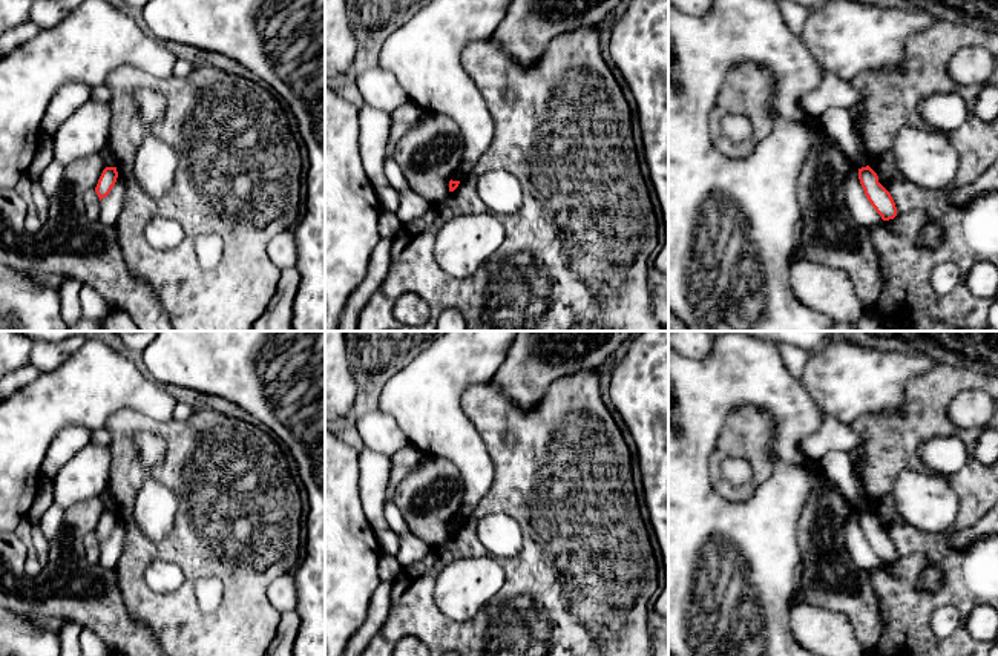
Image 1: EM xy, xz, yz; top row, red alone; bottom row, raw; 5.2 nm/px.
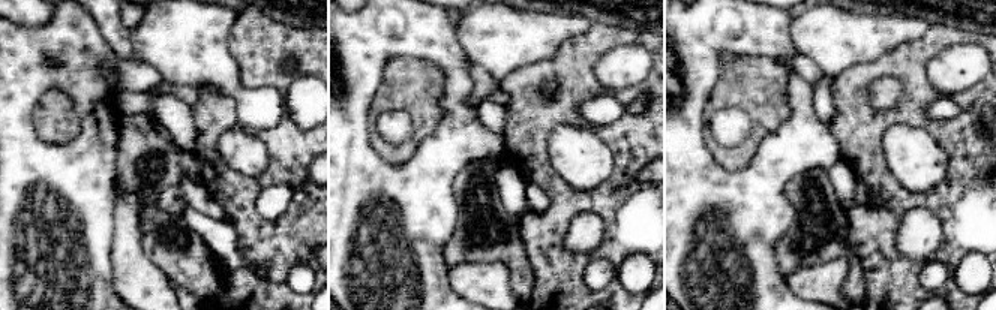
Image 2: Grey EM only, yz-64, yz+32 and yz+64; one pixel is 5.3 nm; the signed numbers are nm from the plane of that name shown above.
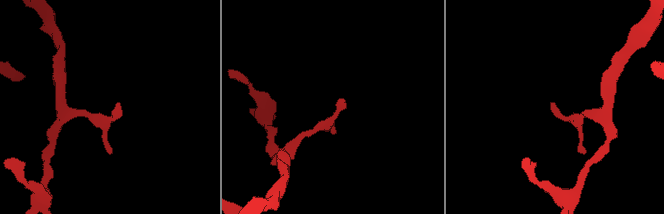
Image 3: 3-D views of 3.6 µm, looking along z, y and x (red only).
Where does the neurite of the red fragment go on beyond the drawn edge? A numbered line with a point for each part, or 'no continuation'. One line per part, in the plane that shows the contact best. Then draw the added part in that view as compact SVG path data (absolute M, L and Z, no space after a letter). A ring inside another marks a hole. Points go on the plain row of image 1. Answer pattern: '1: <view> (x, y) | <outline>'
no continuation

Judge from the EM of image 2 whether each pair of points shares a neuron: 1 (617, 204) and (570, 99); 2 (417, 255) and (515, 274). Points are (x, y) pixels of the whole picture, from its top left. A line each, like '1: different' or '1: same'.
1: same
2: different

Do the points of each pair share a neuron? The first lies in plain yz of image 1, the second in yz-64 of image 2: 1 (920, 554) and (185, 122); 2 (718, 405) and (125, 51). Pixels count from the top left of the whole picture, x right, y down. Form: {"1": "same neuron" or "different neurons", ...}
{"1": "different neurons", "2": "different neurons"}

